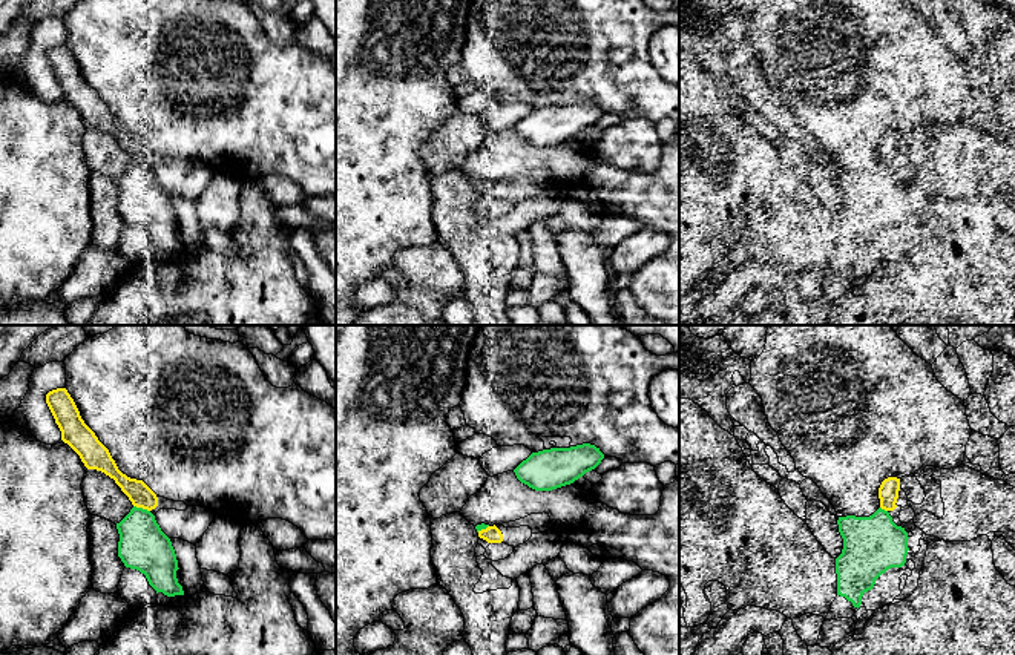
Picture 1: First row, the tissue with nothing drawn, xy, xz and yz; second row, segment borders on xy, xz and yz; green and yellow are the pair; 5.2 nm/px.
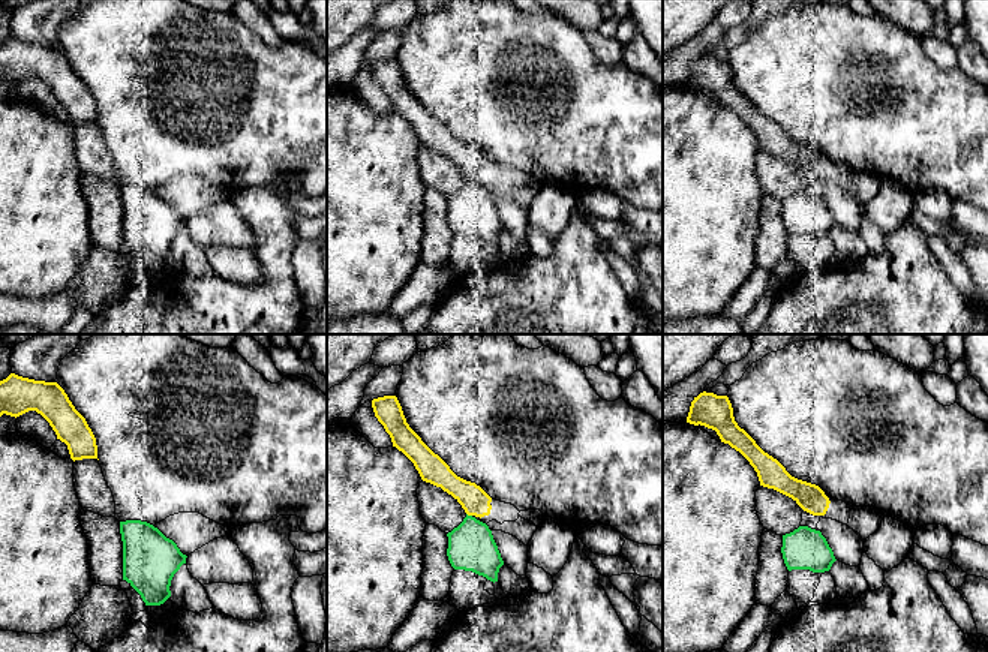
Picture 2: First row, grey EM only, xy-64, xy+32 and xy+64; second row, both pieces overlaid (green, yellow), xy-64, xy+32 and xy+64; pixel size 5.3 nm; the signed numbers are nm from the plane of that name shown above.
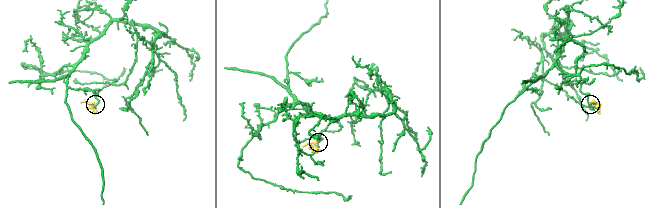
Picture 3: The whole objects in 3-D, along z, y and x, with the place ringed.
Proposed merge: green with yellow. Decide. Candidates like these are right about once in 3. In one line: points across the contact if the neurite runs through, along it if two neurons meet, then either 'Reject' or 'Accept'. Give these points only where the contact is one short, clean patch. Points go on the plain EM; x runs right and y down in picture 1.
Reject

